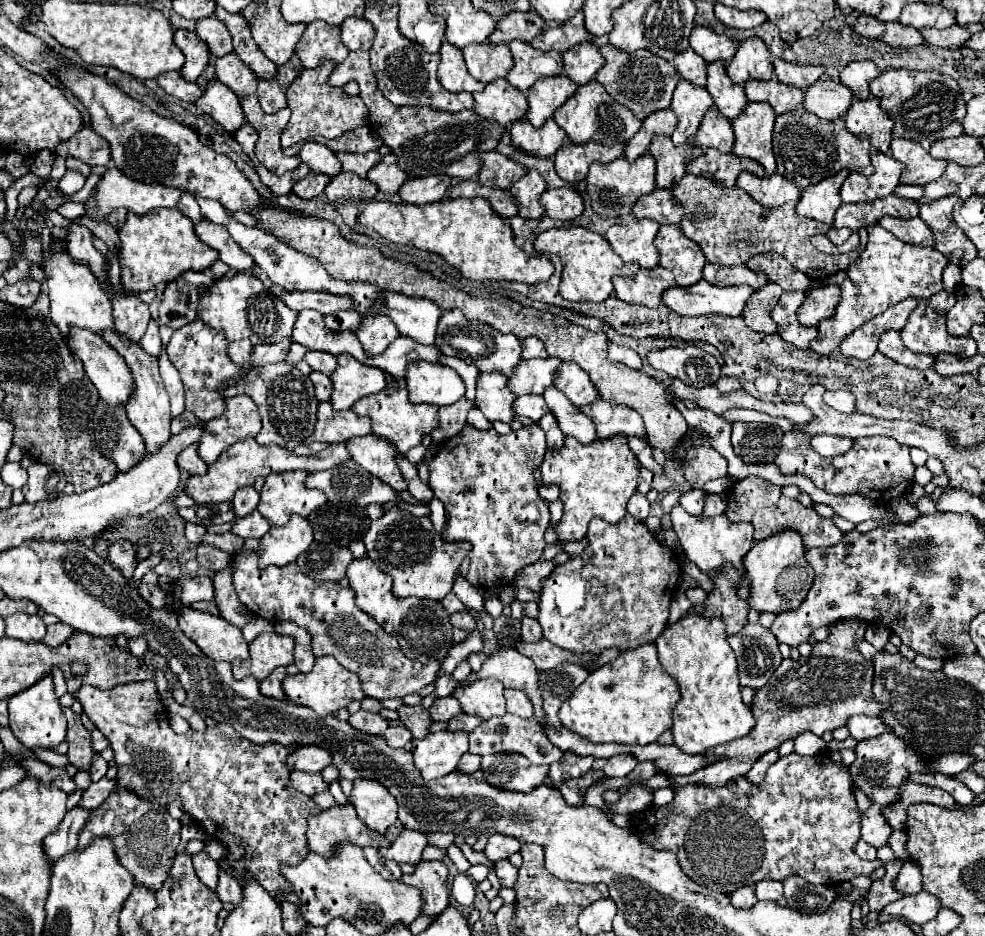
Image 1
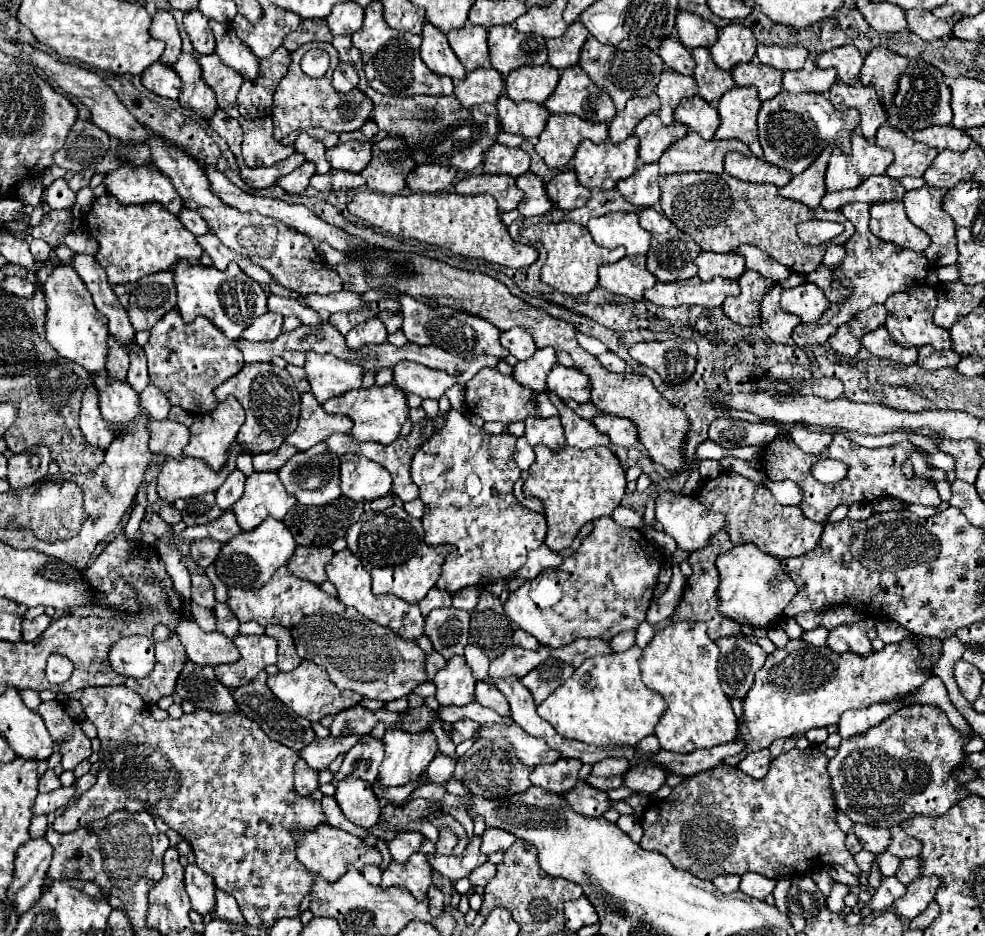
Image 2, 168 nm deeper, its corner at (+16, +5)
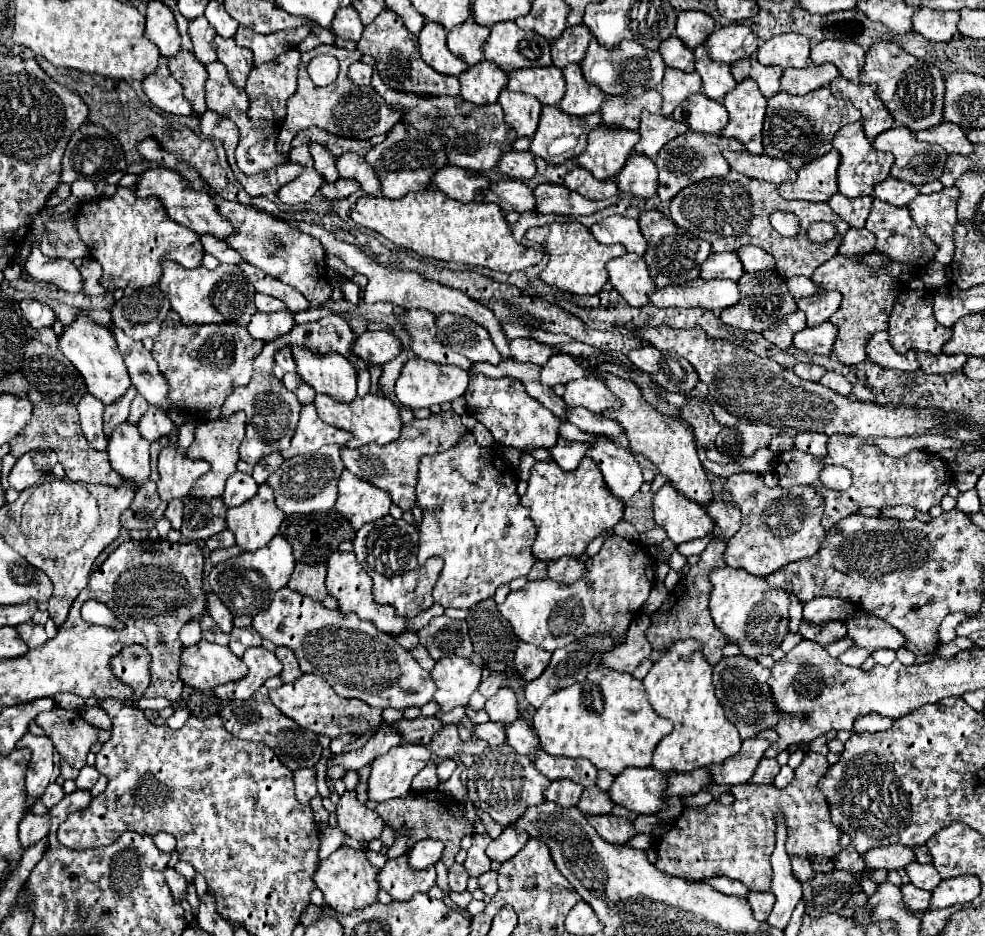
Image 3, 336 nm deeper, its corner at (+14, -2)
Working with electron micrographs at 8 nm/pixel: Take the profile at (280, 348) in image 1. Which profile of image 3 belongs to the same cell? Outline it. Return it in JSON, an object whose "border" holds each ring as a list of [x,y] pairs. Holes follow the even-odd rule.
{"border":[[[280,310],[280,312],[270,312],[270,314],[256,312],[248,324],[248,332],[258,340],[270,342],[274,338],[288,334],[292,326],[294,326],[294,314],[290,310]]]}

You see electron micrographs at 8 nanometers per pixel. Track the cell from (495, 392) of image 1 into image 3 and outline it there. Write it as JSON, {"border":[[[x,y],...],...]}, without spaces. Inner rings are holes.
{"border":[[[476,374],[470,378],[470,386],[464,394],[466,412],[482,422],[494,436],[496,442],[504,446],[512,446],[520,452],[528,452],[532,448],[552,448],[560,438],[562,420],[550,410],[546,410],[538,400],[526,394],[522,382],[514,378],[486,378],[484,374]]]}

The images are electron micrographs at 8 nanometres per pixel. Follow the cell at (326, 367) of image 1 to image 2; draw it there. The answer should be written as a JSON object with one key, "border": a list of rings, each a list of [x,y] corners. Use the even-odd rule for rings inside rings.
{"border":[[[284,351],[282,359],[284,359],[286,363],[290,363],[290,365],[304,367],[304,363],[306,363],[306,353],[302,353],[302,351]]]}

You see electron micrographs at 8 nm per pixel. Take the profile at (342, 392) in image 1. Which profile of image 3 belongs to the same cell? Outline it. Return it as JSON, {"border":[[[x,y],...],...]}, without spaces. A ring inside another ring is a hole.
{"border":[[[292,346],[296,372],[318,394],[328,394],[338,402],[356,398],[358,372],[342,354],[318,354],[304,346]]]}

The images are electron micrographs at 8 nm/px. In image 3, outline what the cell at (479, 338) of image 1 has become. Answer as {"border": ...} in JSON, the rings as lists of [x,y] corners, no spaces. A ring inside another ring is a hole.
{"border":[[[438,316],[438,340],[474,362],[498,364],[502,360],[502,356],[490,340],[490,334],[486,334],[486,330],[476,322],[470,322],[462,316]]]}

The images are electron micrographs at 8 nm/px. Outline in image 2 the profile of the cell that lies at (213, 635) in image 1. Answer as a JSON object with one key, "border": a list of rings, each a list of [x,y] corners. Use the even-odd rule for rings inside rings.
{"border":[[[184,613],[176,627],[176,635],[186,647],[188,659],[198,665],[214,667],[218,663],[234,663],[240,659],[238,647],[232,639],[220,631],[202,631],[194,619],[184,619]]]}

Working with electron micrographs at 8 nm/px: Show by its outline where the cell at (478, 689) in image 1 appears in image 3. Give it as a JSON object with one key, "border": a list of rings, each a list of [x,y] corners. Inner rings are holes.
{"border":[[[446,656],[436,660],[430,674],[436,684],[434,700],[440,704],[442,712],[450,712],[456,706],[468,704],[472,692],[480,684],[482,668],[460,656]]]}

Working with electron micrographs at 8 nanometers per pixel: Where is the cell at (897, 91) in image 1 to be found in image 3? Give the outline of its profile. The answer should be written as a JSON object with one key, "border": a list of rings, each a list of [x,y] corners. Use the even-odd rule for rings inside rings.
{"border":[[[882,40],[870,46],[866,52],[866,64],[860,70],[860,82],[876,84],[876,94],[882,98],[882,102],[886,104],[898,126],[902,124],[912,132],[918,132],[942,122],[942,106],[944,106],[942,72],[930,62],[924,62],[922,58],[916,58],[906,50],[900,50],[898,44]]]}

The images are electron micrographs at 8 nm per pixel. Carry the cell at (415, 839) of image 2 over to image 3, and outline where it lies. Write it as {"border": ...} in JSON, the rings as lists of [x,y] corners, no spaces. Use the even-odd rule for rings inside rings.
{"border":[[[430,838],[428,840],[420,840],[408,852],[408,864],[412,868],[424,870],[424,868],[428,868],[428,866],[432,866],[432,864],[436,864],[440,860],[442,850],[444,850],[444,846],[438,840],[430,840]]]}

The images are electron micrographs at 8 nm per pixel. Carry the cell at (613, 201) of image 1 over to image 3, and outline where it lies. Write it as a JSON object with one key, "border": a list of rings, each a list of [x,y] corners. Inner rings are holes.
{"border":[[[600,124],[590,132],[588,146],[576,160],[582,168],[592,172],[596,178],[600,180],[612,178],[622,170],[638,138],[640,134],[634,130],[610,128]]]}

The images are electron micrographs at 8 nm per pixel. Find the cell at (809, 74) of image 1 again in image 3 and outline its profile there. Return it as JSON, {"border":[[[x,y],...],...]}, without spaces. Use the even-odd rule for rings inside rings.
{"border":[[[778,34],[758,48],[758,62],[764,66],[804,68],[810,58],[810,40],[802,34]]]}

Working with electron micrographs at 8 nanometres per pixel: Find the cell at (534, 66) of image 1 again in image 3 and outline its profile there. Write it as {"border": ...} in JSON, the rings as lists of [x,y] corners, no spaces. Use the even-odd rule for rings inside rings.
{"border":[[[514,22],[494,24],[482,52],[486,60],[496,62],[504,72],[552,64],[550,42],[540,34],[518,28]]]}

